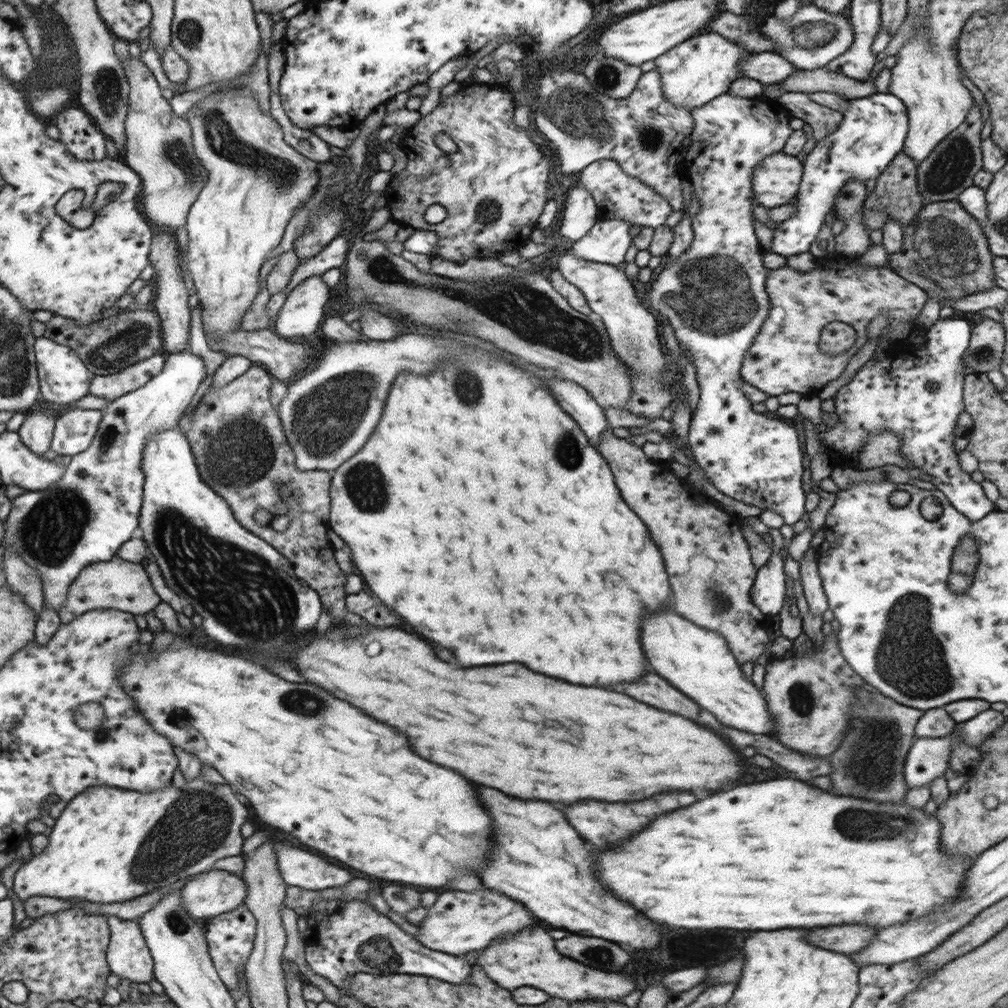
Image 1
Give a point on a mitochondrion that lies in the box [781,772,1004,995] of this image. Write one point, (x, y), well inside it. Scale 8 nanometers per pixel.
(887, 826)

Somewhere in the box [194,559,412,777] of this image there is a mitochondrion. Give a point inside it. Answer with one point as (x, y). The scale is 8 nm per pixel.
(300, 703)

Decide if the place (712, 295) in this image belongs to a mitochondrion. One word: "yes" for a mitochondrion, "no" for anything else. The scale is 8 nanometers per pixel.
yes

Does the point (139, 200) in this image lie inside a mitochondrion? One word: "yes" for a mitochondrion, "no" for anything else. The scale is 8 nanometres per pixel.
no

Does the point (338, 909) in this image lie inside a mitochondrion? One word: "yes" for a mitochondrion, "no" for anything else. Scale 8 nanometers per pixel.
no

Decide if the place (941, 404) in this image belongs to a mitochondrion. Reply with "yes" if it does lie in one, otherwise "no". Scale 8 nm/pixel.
no

